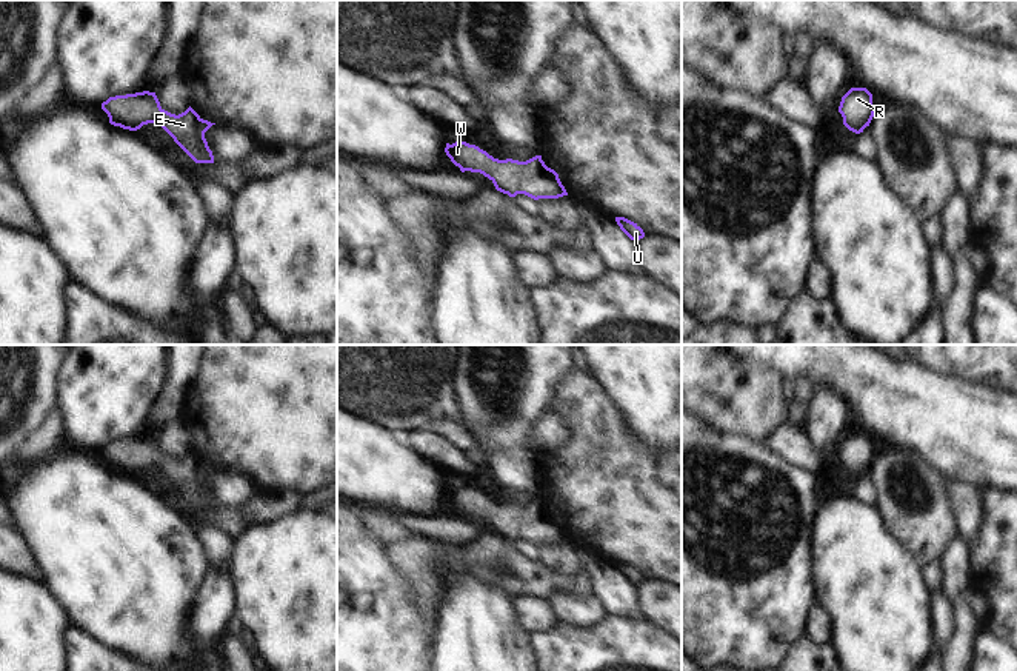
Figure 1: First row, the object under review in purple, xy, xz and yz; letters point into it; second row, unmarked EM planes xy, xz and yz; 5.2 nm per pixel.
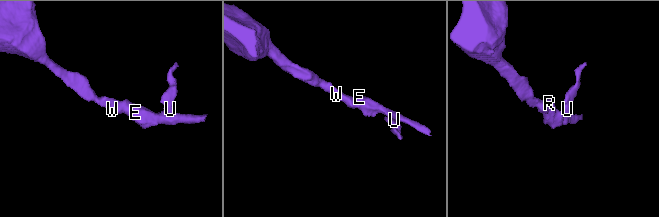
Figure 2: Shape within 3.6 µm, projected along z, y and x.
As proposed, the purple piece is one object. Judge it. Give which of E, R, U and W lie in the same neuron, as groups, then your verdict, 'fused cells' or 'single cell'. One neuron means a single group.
E R U W | single cell

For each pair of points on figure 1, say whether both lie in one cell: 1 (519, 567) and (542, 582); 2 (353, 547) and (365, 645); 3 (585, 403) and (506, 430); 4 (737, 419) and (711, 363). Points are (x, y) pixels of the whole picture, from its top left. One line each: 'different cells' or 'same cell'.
1: same cell
2: same cell
3: different cells
4: same cell

